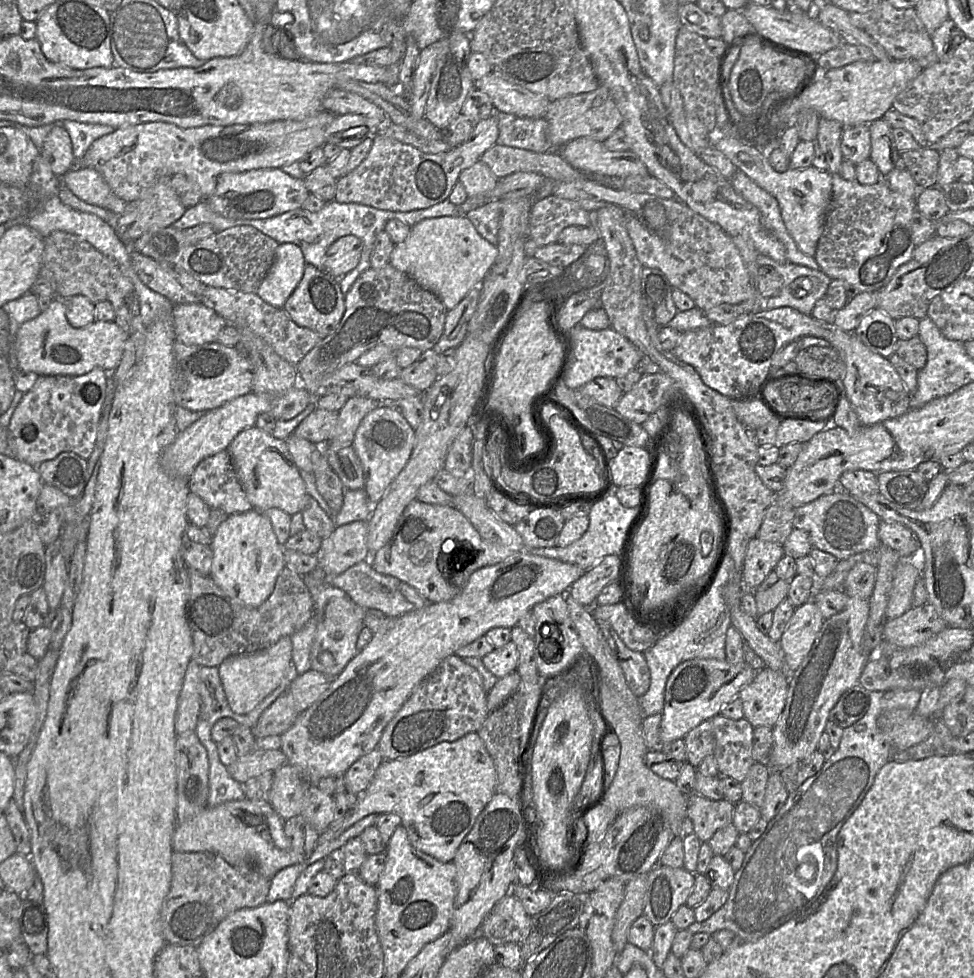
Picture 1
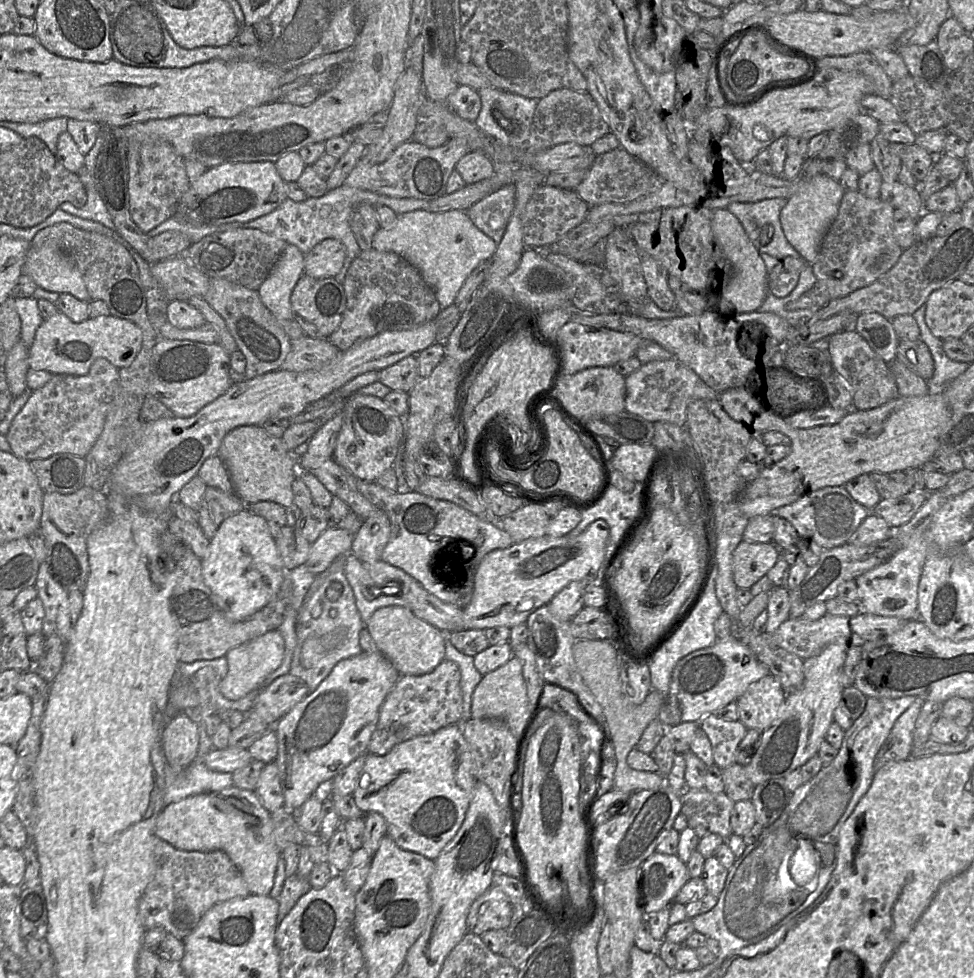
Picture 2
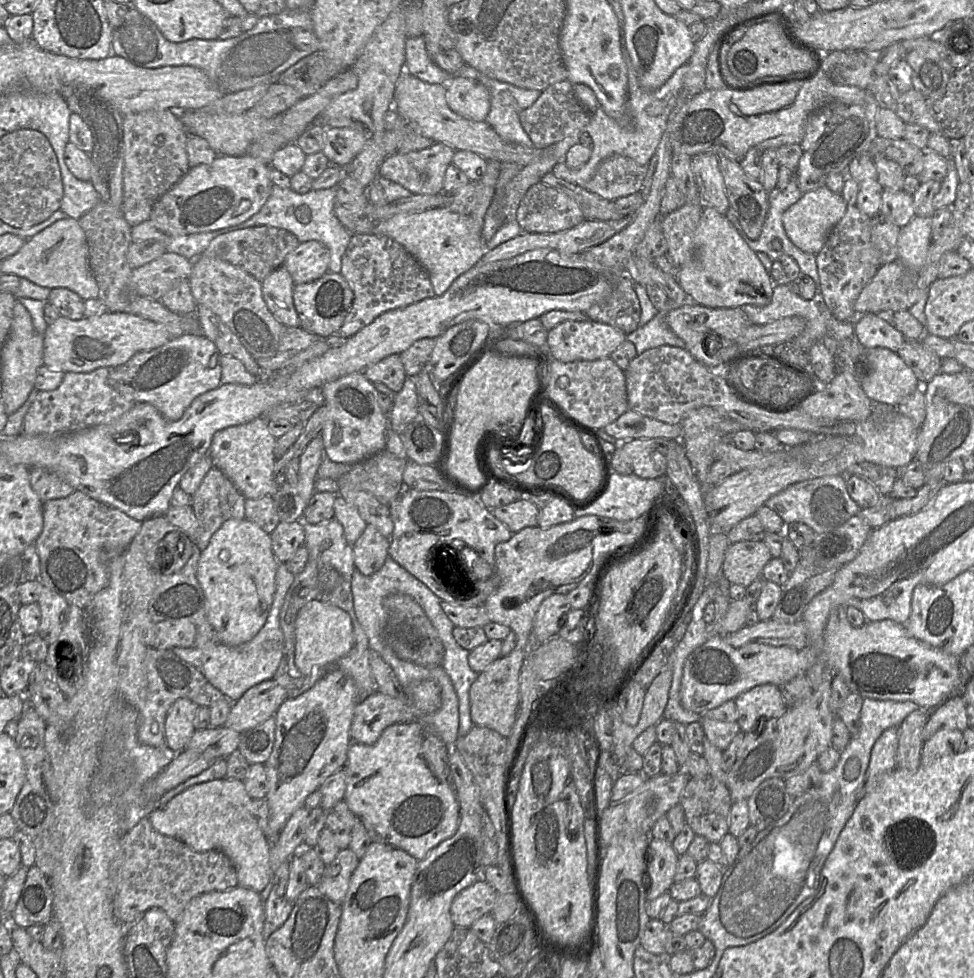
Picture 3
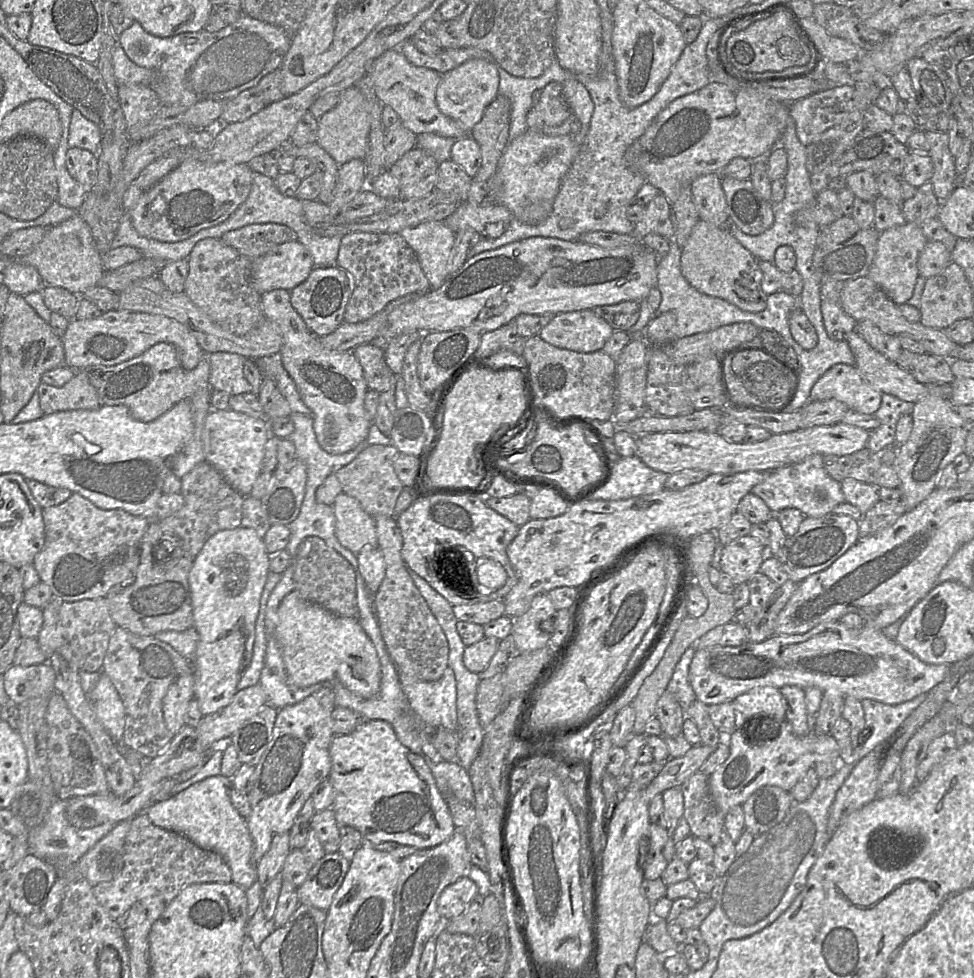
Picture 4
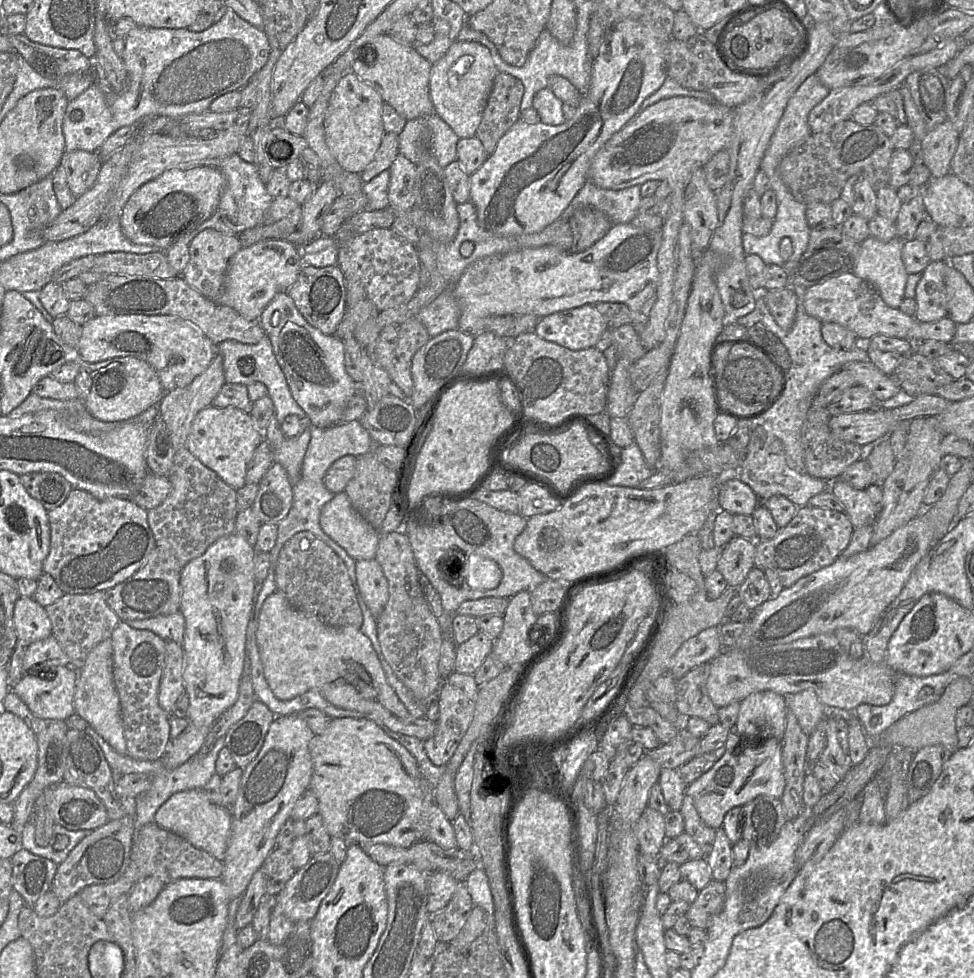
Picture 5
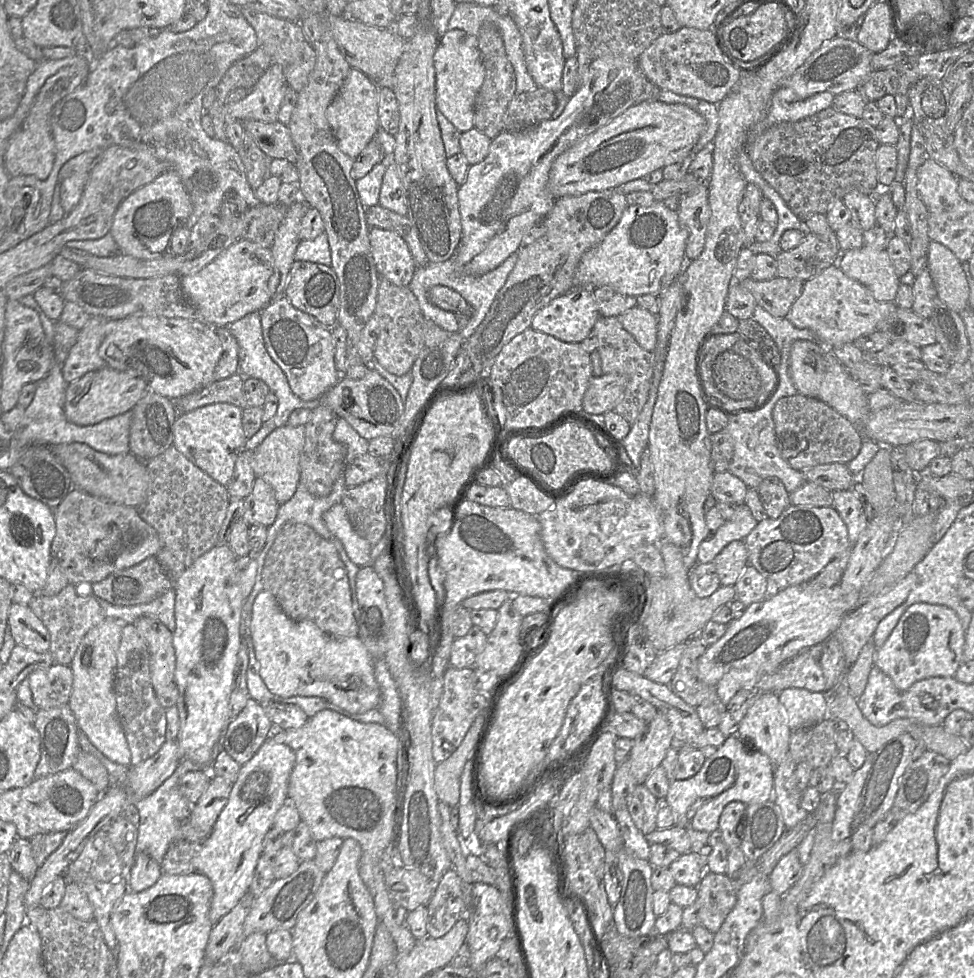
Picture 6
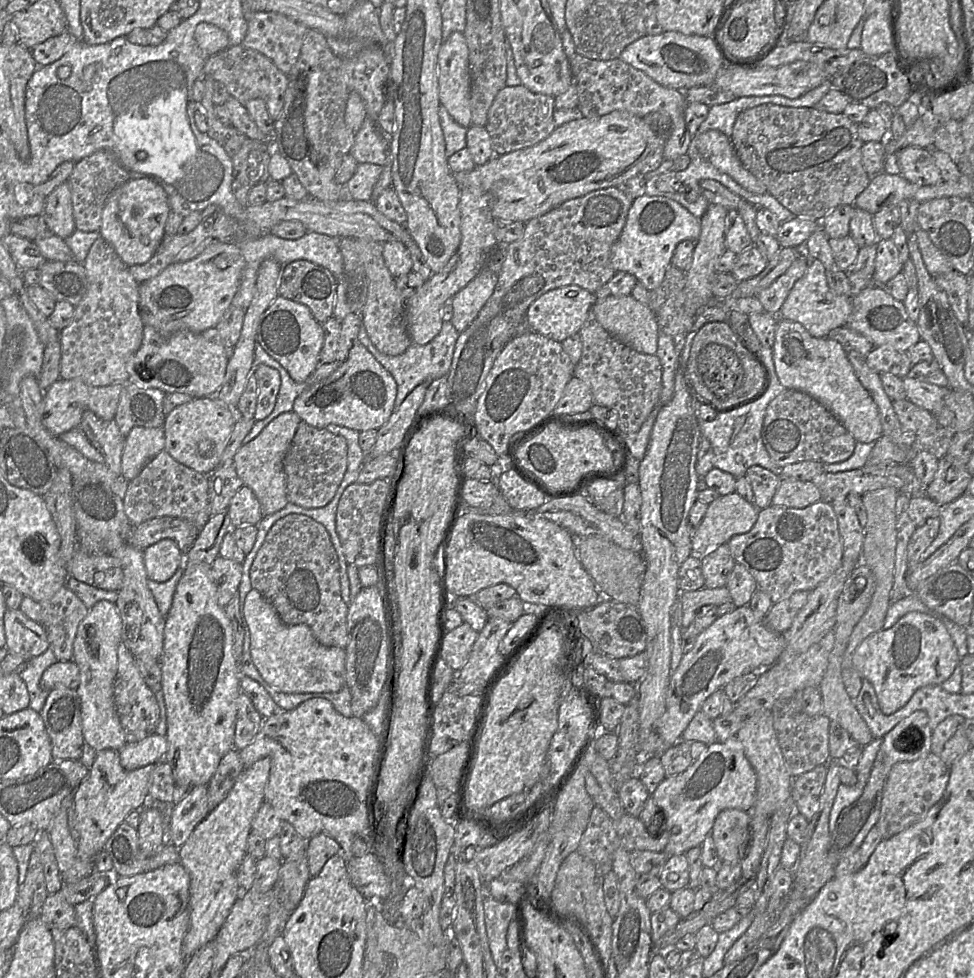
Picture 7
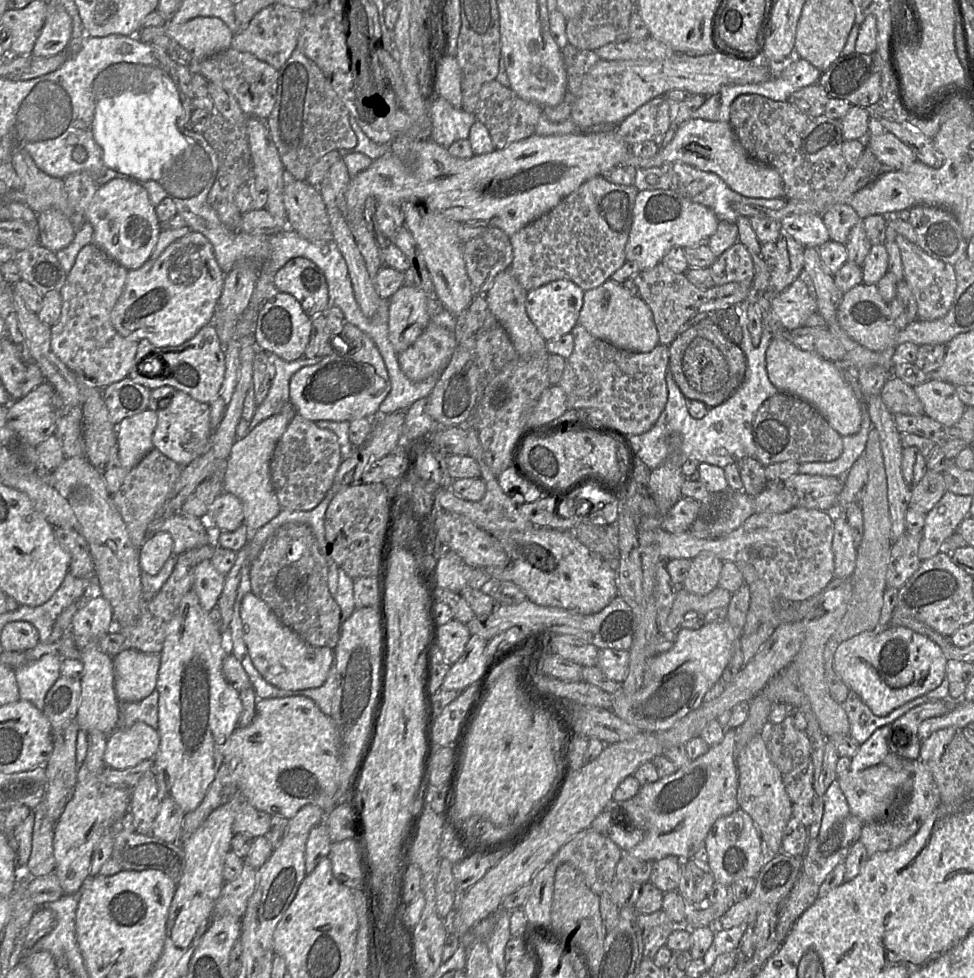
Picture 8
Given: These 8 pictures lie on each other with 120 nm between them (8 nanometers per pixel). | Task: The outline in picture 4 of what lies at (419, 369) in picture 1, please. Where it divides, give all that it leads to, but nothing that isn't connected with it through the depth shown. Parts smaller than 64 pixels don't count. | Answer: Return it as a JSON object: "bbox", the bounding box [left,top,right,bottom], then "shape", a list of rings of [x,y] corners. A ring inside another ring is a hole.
{"bbox":[353,344,396,393],"shape":[[[362,344],[353,350],[353,354],[360,363],[368,389],[378,393],[385,392],[396,383],[396,375],[385,362],[384,350],[372,344]]]}

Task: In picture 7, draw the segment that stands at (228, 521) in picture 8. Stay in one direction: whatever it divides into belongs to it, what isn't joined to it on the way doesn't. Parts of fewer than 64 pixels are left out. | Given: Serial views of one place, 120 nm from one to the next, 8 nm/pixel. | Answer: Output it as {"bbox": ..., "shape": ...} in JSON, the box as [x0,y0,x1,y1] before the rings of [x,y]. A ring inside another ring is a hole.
{"bbox":[227,486,264,528],"shape":[[[242,486],[236,492],[227,511],[233,528],[250,524],[257,525],[264,517],[258,499],[247,486]]]}

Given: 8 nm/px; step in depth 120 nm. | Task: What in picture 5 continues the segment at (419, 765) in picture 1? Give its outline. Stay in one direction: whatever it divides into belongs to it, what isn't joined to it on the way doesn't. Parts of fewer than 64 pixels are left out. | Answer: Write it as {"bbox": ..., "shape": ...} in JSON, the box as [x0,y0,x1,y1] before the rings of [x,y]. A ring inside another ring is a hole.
{"bbox":[309,718,458,849],"shape":[[[332,718],[326,730],[322,734],[314,735],[310,740],[309,753],[313,769],[309,789],[318,799],[318,814],[322,816],[326,830],[331,837],[341,838],[348,843],[387,844],[399,847],[409,847],[419,841],[430,841],[443,849],[458,848],[452,822],[434,801],[433,789],[422,777],[416,759],[403,745],[388,736],[374,721],[364,718]]]}

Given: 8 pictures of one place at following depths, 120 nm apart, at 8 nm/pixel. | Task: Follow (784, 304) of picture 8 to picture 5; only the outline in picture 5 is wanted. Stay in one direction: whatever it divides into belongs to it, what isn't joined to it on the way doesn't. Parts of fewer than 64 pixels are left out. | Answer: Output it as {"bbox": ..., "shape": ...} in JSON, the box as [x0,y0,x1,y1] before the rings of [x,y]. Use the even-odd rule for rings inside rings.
{"bbox":[803,272,919,343],"shape":[[[852,272],[806,288],[803,306],[807,314],[822,323],[837,323],[853,331],[858,338],[863,340],[886,335],[914,343],[919,342],[913,335],[919,321],[904,314],[900,308],[887,306],[873,285]]]}

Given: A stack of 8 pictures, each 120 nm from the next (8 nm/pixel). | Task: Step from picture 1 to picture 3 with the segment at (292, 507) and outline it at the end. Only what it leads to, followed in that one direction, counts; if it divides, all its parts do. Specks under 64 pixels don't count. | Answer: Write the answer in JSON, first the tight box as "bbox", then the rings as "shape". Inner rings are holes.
{"bbox":[210,417,279,499],"shape":[[[260,417],[245,424],[227,427],[213,436],[210,446],[213,466],[219,468],[232,481],[245,499],[273,496],[279,489],[273,478],[275,443],[276,439],[268,429],[266,418]]]}

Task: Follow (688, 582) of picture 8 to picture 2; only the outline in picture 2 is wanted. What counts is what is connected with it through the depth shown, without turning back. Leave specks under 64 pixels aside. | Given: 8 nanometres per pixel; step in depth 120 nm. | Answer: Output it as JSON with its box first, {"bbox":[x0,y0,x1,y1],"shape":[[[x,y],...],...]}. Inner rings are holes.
{"bbox":[733,540,779,589],"shape":[[[742,540],[733,551],[733,579],[738,588],[750,589],[775,565],[779,548],[773,542],[750,543]]]}

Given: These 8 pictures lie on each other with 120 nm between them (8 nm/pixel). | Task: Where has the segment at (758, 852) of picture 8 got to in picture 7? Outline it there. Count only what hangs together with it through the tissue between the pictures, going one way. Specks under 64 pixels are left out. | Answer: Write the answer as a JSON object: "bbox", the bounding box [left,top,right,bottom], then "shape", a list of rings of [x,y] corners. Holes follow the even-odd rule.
{"bbox":[711,808,750,863],"shape":[[[736,808],[721,811],[711,829],[720,862],[736,863],[742,859],[750,831],[750,812]]]}

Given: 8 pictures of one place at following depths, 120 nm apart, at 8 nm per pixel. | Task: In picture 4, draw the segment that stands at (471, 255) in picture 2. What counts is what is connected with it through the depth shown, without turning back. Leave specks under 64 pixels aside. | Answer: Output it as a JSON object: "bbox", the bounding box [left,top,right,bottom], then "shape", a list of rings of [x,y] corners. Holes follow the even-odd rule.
{"bbox":[400,221,455,289],"shape":[[[432,221],[405,228],[400,235],[416,253],[431,289],[439,289],[449,277],[448,263],[455,242],[455,233],[444,221]]]}

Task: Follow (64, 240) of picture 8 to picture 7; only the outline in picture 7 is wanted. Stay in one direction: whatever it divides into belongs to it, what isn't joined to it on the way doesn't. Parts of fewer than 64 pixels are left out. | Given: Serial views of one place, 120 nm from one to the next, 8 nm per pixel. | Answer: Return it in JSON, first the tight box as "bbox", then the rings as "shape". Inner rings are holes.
{"bbox":[42,182,74,239],"shape":[[[67,182],[59,185],[45,198],[42,216],[49,230],[61,239],[66,239],[74,232],[72,197]]]}

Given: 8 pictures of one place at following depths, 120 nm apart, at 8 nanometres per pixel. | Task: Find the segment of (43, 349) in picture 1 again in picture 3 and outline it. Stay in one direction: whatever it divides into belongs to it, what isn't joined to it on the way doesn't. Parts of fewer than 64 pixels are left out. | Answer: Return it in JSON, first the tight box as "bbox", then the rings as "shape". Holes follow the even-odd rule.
{"bbox":[43,312,176,373],"shape":[[[107,312],[80,320],[59,316],[47,326],[43,336],[43,366],[65,373],[90,373],[99,368],[115,368],[139,352],[156,349],[176,338],[163,324],[127,312]]]}

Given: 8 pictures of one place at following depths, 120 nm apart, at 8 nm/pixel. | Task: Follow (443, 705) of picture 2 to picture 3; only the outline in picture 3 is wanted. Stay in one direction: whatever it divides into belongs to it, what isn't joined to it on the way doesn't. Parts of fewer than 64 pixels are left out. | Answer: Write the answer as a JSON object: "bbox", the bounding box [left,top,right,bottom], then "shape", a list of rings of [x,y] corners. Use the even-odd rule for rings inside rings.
{"bbox":[350,680,441,744],"shape":[[[424,680],[405,689],[406,700],[393,698],[380,692],[375,692],[362,699],[354,708],[350,727],[352,741],[362,744],[374,744],[383,730],[395,723],[410,723],[421,719],[425,714],[437,711],[441,706],[439,686],[431,680]]]}

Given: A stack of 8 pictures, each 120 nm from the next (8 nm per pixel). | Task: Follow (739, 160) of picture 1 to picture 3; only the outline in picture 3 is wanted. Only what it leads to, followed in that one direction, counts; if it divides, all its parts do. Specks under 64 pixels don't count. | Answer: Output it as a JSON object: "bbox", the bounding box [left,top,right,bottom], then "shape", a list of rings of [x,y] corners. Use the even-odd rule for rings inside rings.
{"bbox":[782,185,847,255],"shape":[[[826,185],[807,193],[782,216],[783,226],[789,239],[802,251],[817,255],[824,246],[832,228],[841,220],[847,209],[842,194],[832,192]]]}

